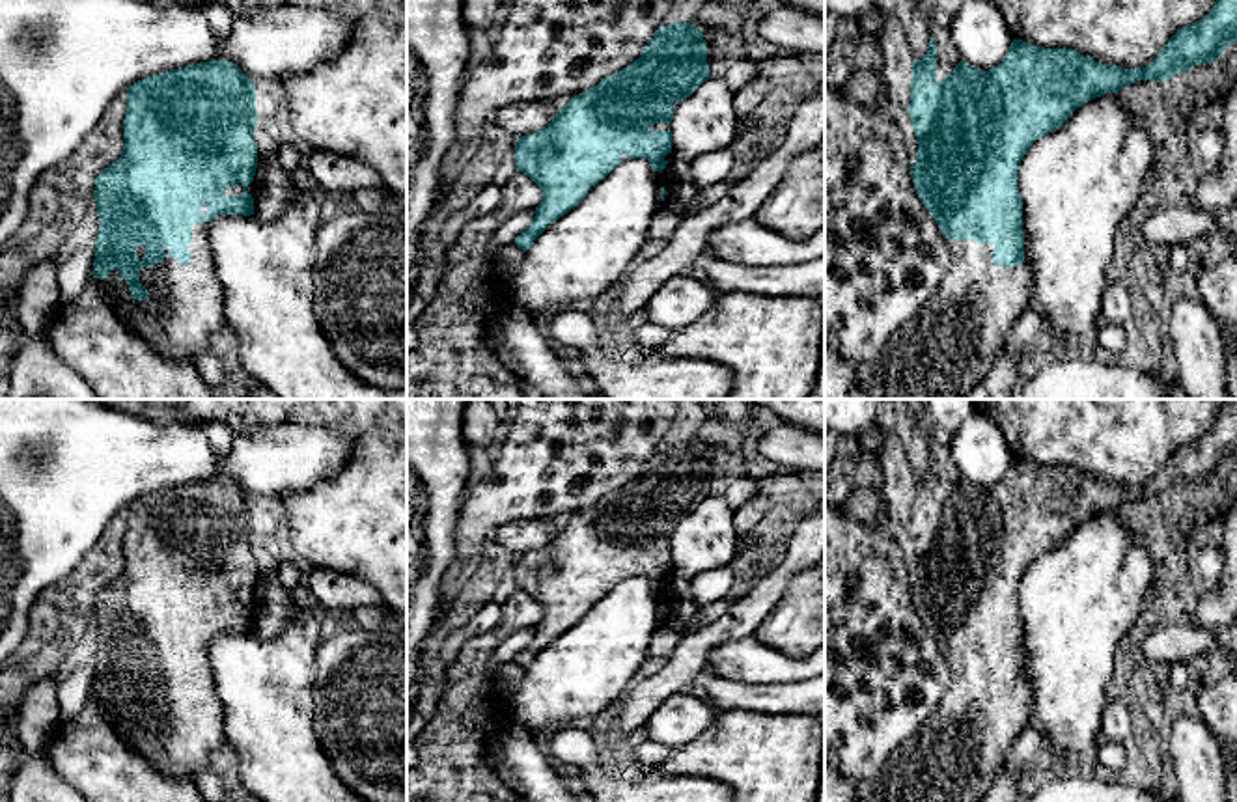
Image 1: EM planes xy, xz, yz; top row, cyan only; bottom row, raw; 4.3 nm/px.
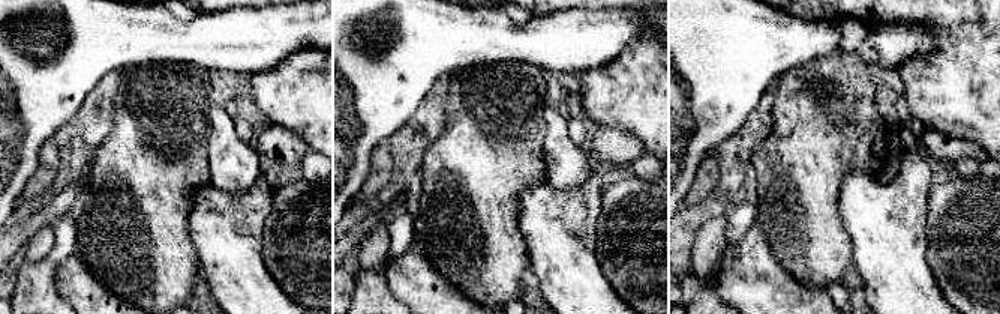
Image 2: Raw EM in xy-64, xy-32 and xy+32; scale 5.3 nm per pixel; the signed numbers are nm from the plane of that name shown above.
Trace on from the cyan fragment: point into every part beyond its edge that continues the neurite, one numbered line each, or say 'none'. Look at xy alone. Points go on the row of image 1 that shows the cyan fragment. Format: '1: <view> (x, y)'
1: xy (185, 304)

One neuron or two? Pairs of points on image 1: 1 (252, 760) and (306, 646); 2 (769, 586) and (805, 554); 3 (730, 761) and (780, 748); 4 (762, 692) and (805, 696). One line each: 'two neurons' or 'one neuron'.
1: one neuron
2: one neuron
3: one neuron
4: one neuron

